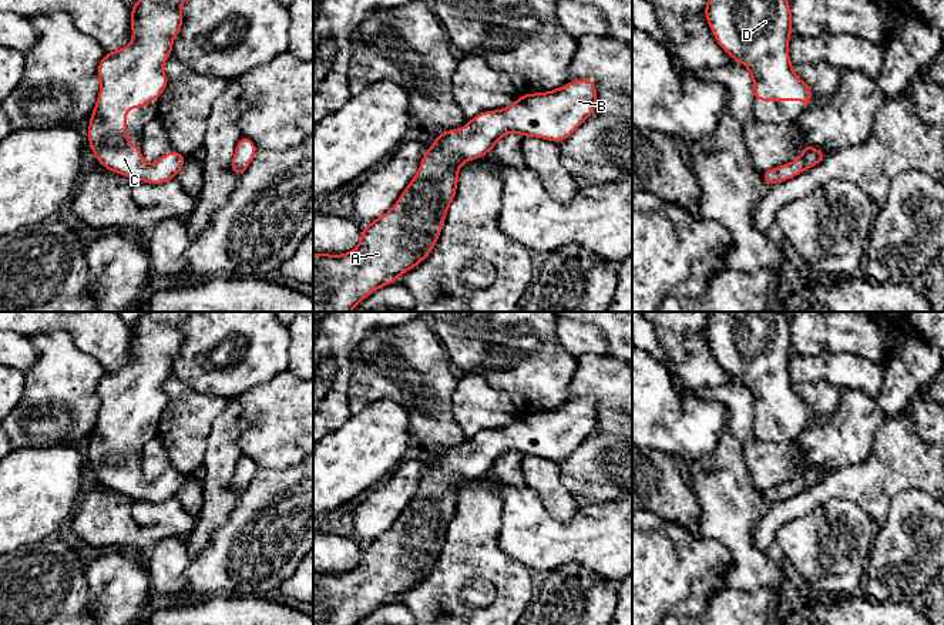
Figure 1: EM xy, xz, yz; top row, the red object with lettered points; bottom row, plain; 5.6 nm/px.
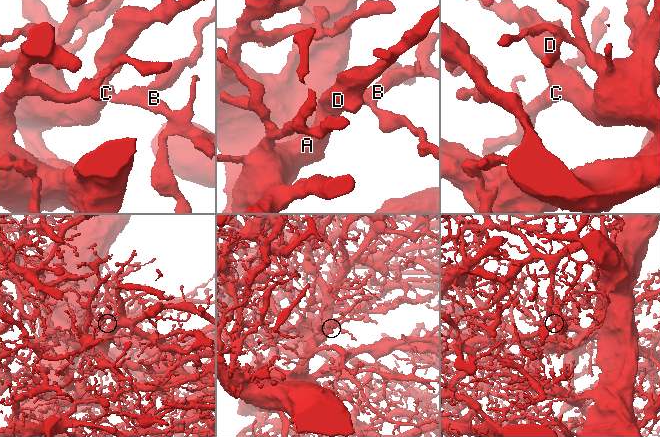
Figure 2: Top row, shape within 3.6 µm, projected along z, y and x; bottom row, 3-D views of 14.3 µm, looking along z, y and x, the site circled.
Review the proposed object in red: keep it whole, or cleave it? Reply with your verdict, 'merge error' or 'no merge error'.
no merge error

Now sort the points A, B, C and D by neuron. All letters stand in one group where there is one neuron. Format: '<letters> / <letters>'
A B C D

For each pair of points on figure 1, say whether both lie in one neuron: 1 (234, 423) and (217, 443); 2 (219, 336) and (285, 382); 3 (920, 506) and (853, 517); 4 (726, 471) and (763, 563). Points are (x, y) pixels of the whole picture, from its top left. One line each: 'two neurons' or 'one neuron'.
1: one neuron
2: two neurons
3: two neurons
4: one neuron

